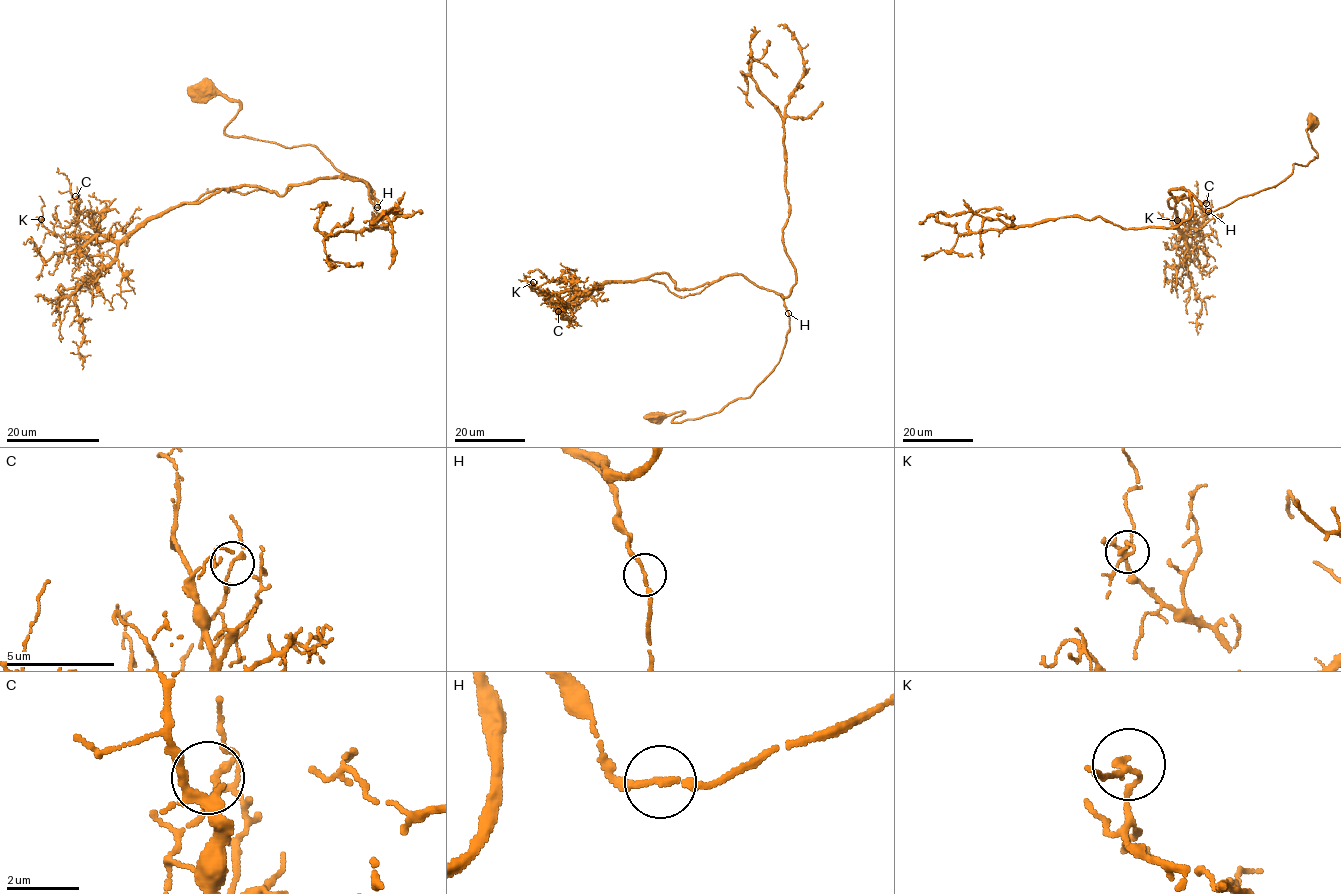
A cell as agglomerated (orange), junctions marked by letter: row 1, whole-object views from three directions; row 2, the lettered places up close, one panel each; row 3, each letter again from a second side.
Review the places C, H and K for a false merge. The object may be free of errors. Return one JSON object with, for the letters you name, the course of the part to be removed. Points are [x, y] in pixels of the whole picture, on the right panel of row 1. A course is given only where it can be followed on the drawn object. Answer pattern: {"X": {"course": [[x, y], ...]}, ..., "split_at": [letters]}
{"split_at": []}

